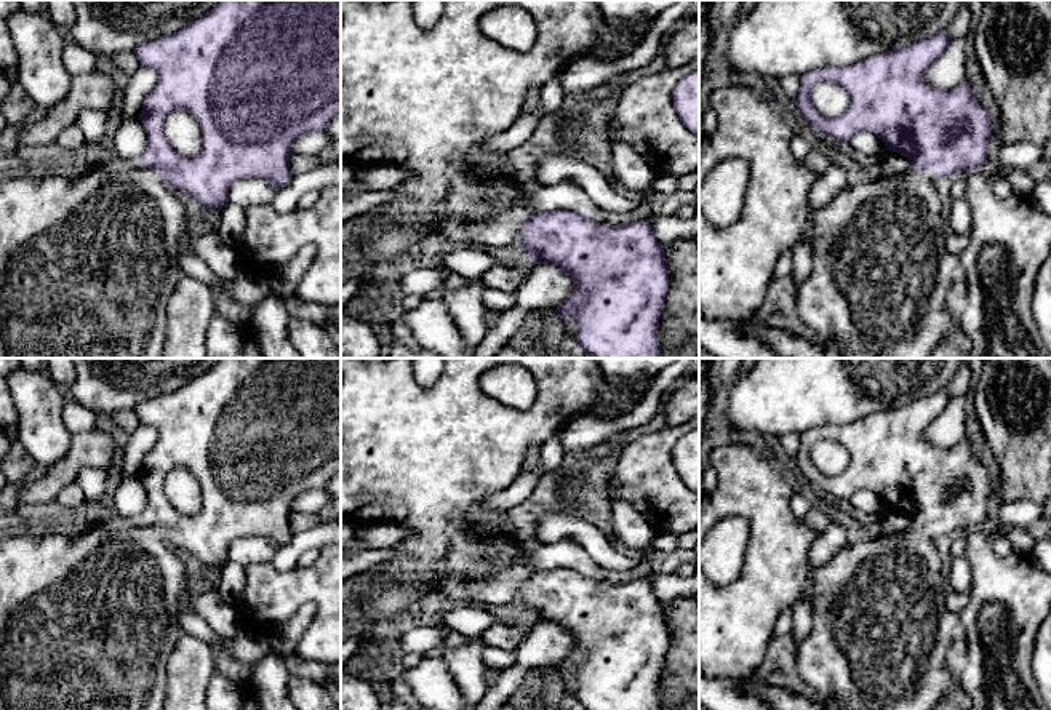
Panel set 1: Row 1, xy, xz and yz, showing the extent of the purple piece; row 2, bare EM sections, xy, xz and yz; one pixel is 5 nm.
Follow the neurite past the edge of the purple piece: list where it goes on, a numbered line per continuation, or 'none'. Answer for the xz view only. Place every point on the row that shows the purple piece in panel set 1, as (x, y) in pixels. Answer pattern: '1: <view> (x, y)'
1: xz (424, 99)

